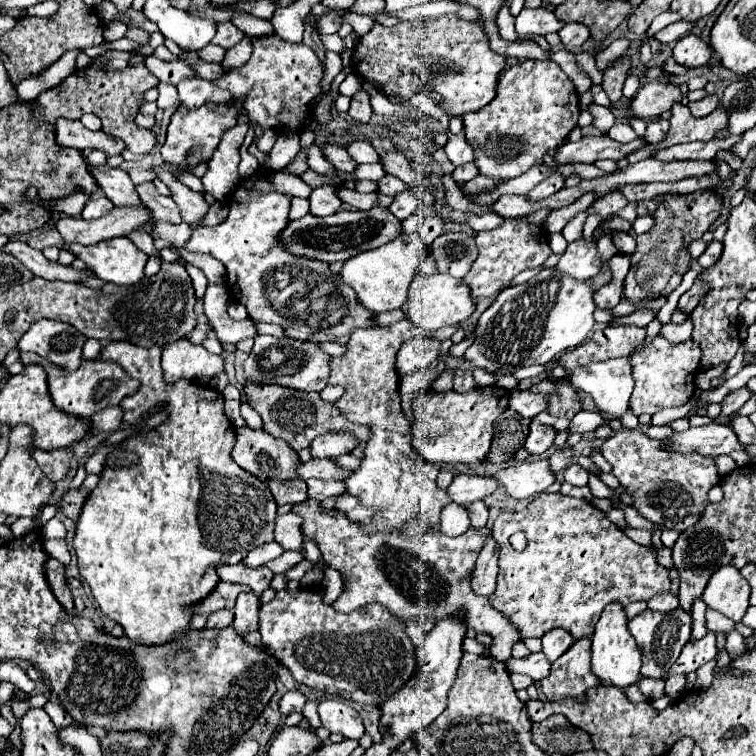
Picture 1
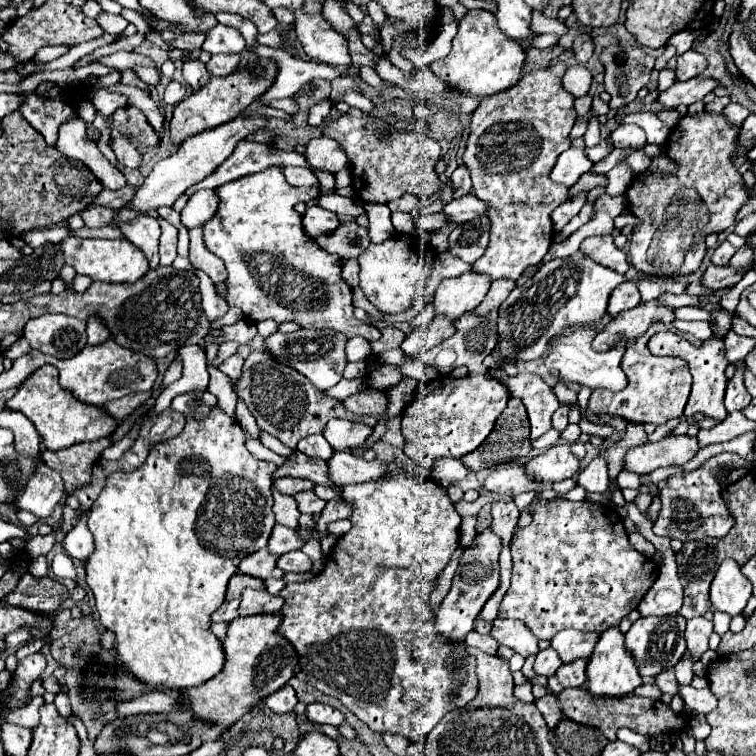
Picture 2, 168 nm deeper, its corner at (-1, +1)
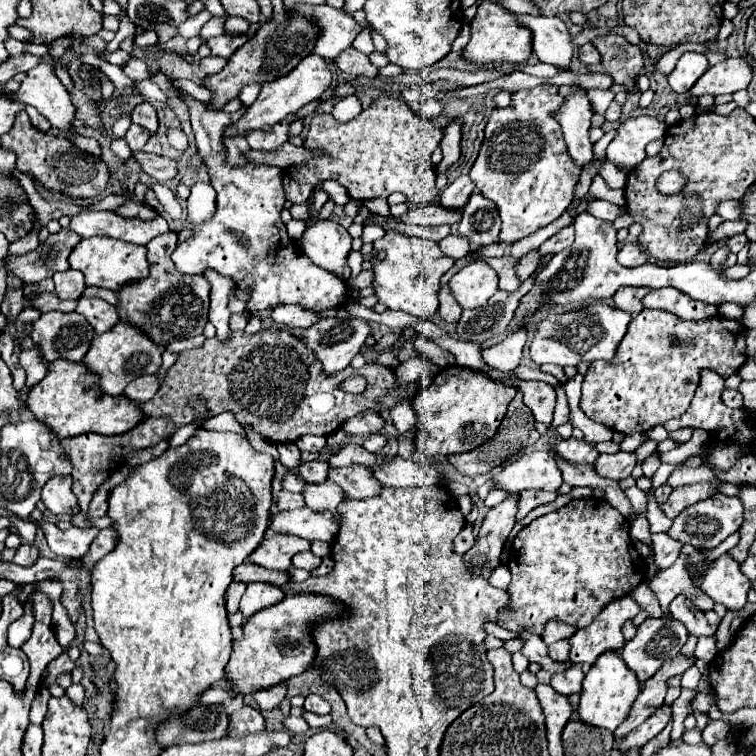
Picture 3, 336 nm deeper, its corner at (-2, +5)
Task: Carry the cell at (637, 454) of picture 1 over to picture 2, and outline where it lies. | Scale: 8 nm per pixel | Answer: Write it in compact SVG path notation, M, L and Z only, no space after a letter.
M720 453L716 457L710 457L696 471L690 471L690 473L682 471L668 477L666 487L660 489L662 511L660 511L658 521L654 523L654 533L676 537L680 541L696 541L706 535L724 537L734 525L734 521L730 519L730 513L720 495L720 475L728 467L744 467L744 463L746 459L736 453Z

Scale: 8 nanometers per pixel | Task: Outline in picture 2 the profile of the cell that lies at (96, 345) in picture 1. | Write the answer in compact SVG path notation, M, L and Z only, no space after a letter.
M98 319L88 321L86 333L88 333L88 345L100 345L100 343L106 343L110 339L110 333L106 331L104 323L100 323Z

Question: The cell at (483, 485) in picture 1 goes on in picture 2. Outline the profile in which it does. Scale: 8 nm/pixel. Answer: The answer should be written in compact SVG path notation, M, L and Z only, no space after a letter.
M510 465L504 469L492 471L484 481L484 489L488 493L512 497L512 495L518 495L522 491L540 491L542 485L538 481L528 479L522 465Z

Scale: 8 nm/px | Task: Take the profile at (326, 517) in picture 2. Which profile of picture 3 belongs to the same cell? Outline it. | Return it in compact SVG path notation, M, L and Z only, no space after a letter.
M349 465L341 469L333 467L329 471L329 479L345 491L347 499L369 499L381 493L381 483L377 483L369 467L363 465Z

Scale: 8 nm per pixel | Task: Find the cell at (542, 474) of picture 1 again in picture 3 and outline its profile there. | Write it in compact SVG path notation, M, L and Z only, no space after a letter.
M575 437L561 441L557 445L557 453L563 459L567 459L567 461L573 461L573 463L589 463L589 465L593 465L595 459L599 457L599 451L593 445L589 445L585 441L579 441Z

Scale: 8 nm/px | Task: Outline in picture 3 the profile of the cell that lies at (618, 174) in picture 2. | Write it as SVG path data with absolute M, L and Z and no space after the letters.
M631 117L621 127L617 137L607 147L607 159L615 165L635 169L645 159L645 147L649 141L663 137L667 125L655 117Z

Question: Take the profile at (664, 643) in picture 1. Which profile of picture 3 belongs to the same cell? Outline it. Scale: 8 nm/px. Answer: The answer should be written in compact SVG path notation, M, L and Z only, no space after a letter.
M661 617L661 619L645 619L645 623L641 627L637 627L637 635L625 643L625 647L621 649L621 659L625 661L627 667L631 667L631 671L635 673L637 681L643 685L649 677L653 677L657 673L657 669L661 667L661 663L665 663L667 659L675 657L681 647L687 641L687 629L671 619L671 617Z

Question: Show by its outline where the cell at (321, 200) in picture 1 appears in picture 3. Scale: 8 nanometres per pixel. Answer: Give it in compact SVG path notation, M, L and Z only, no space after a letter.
M329 219L317 221L313 227L305 229L299 247L319 267L341 275L341 279L349 279L351 269L347 257L351 251L351 235L339 223Z

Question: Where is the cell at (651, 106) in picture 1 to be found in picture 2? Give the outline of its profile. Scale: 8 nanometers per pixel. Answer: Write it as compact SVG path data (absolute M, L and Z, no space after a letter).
M702 75L688 81L674 81L672 87L658 93L656 103L664 105L666 109L674 109L678 105L690 105L694 101L700 101L706 93L710 93L716 87L716 83L718 83L716 79L702 77Z

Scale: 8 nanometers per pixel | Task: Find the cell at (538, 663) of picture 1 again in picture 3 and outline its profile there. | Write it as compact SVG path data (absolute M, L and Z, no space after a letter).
M561 639L553 645L549 645L549 657L555 659L555 661L561 661L561 663L567 663L569 661L569 641L567 639Z

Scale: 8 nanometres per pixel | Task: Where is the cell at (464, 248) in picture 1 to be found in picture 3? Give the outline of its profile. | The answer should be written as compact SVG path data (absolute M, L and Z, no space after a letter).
M473 189L469 203L463 207L463 219L459 223L461 237L477 243L477 245L491 245L499 241L501 219L497 215L497 207L493 201L485 199L481 191Z

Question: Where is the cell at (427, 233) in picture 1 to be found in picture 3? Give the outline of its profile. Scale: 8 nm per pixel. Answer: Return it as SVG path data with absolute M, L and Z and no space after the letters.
M447 235L443 241L439 241L439 247L451 259L461 259L467 253L471 253L471 243L465 237L457 237L457 235Z

